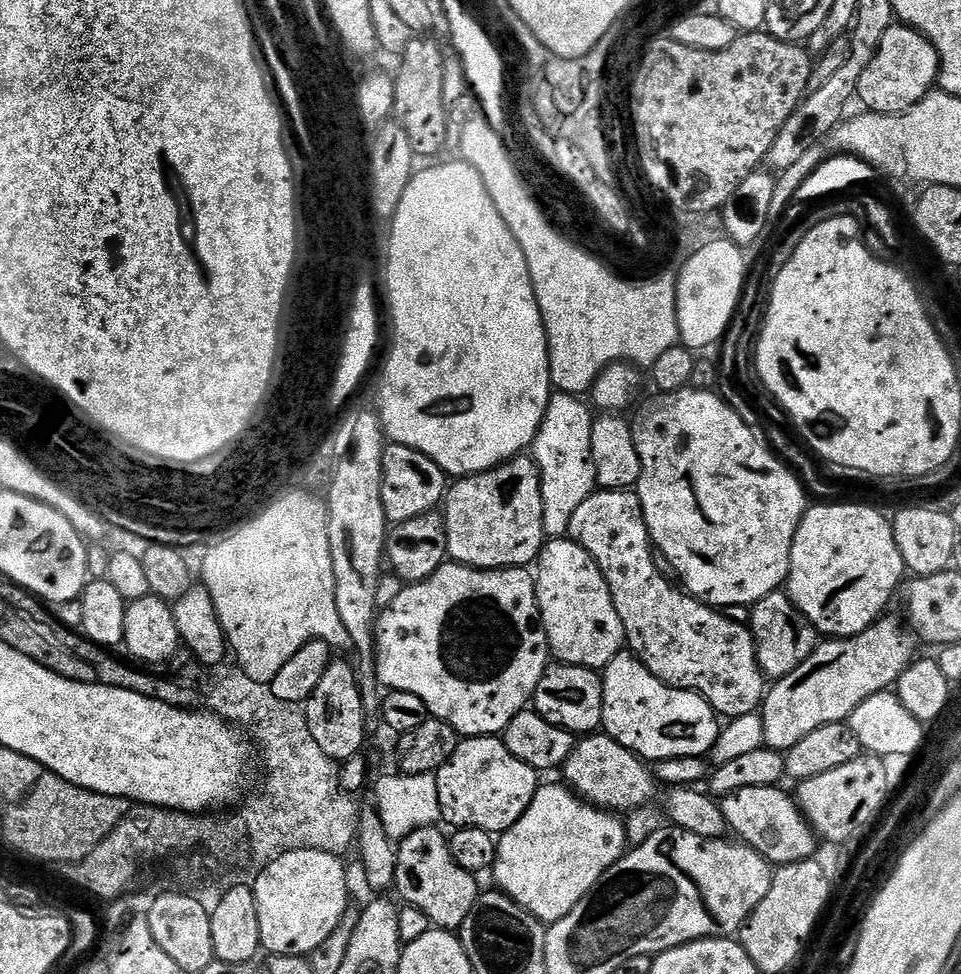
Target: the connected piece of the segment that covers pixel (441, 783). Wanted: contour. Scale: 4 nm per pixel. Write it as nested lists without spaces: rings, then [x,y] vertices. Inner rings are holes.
[[[472,734],[460,740],[445,764],[435,769],[443,815],[472,828],[507,830],[536,797],[537,769],[517,754],[499,735]]]

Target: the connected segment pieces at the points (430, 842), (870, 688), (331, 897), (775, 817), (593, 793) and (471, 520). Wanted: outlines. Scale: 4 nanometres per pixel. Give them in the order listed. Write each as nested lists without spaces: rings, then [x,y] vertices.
[[[436,826],[416,829],[399,841],[394,888],[400,891],[404,904],[417,904],[420,908],[430,910],[437,929],[460,930],[456,928],[462,927],[464,919],[477,911],[482,891],[476,885],[475,878],[456,861],[447,838],[438,829]]]
[[[881,618],[866,631],[856,636],[842,636],[817,643],[816,649],[806,659],[795,665],[793,672],[788,672],[776,685],[767,689],[762,701],[762,715],[767,739],[771,747],[787,750],[798,742],[798,738],[806,738],[810,730],[818,726],[826,726],[835,720],[844,722],[851,712],[855,713],[861,702],[870,694],[878,694],[891,689],[914,659],[916,644],[908,637],[908,632],[896,620]]]
[[[303,847],[270,861],[255,877],[260,939],[272,954],[311,954],[342,922],[348,900],[348,872],[327,847]]]
[[[767,782],[755,784],[749,788],[738,788],[729,791],[725,800],[719,801],[720,810],[723,813],[723,823],[737,832],[743,843],[757,852],[764,853],[769,861],[783,861],[784,836],[796,836],[800,832],[800,824],[796,821],[797,809],[788,801],[788,796],[783,792],[783,787],[773,786]]]
[[[596,734],[585,735],[588,736],[585,740],[577,739],[576,747],[562,765],[563,779],[585,801],[608,810],[640,808],[650,803],[656,796],[656,780],[648,769],[651,767],[627,743],[619,744],[612,736],[592,735]]]
[[[521,454],[518,456],[512,457],[511,460],[505,460],[503,464],[499,464],[497,468],[491,468],[485,472],[474,472],[471,476],[466,476],[460,479],[457,479],[455,483],[449,487],[446,493],[446,503],[442,508],[442,515],[444,518],[444,525],[448,531],[448,546],[449,549],[456,550],[460,548],[463,544],[469,544],[472,548],[477,548],[484,556],[493,556],[493,561],[499,562],[504,566],[528,566],[539,557],[540,551],[545,546],[546,535],[544,532],[543,526],[543,482],[540,476],[540,468],[536,464],[536,461],[531,455]]]

